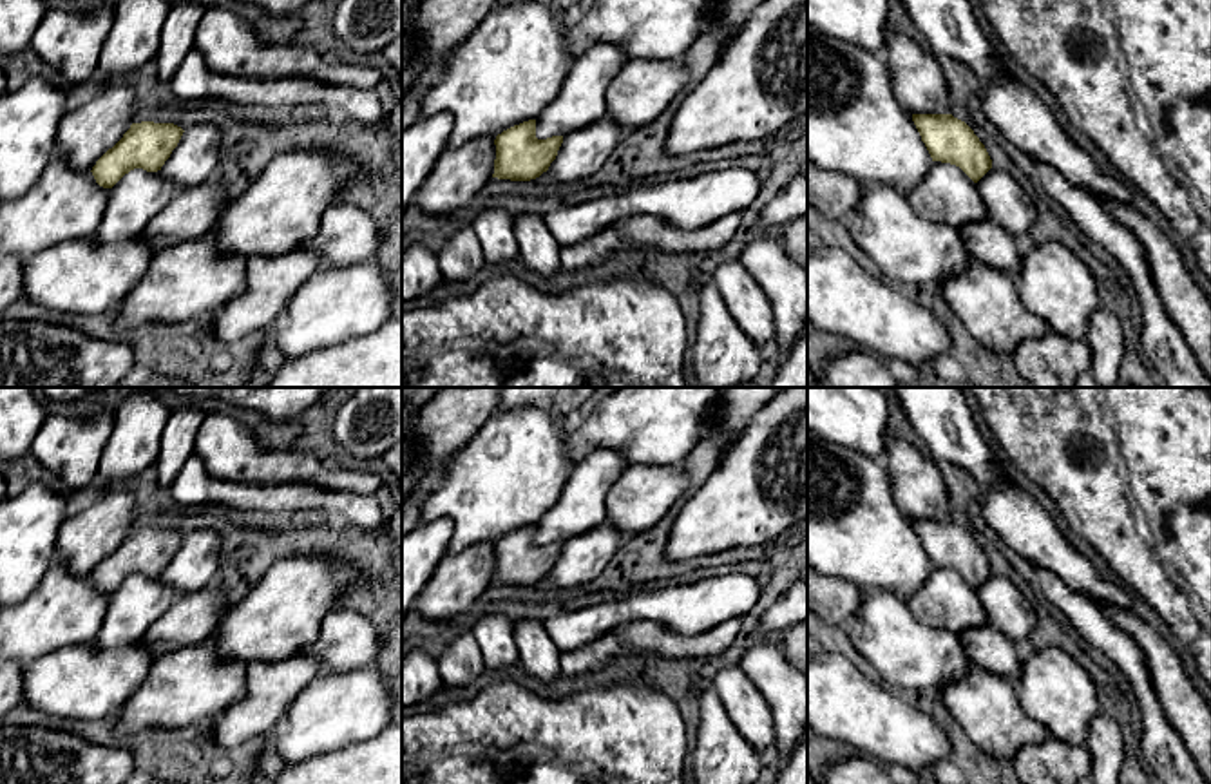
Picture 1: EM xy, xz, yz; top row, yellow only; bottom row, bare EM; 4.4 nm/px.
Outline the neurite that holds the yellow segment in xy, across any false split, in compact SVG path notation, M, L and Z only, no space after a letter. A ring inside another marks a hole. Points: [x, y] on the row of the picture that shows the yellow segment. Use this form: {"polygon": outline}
{"polygon": "M132 123L123 138L92 167L96 183L112 188L134 168L157 172L177 147L183 129L174 123Z"}

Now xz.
{"polygon": "M536 120L514 125L496 136L494 174L498 179L530 181L548 170L563 136L536 138Z"}

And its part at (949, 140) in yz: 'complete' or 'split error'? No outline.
complete

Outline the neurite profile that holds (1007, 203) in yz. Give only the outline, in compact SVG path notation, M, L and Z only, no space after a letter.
M990 168L974 186L992 223L1010 235L1030 234L1037 221L1035 205L1008 172Z

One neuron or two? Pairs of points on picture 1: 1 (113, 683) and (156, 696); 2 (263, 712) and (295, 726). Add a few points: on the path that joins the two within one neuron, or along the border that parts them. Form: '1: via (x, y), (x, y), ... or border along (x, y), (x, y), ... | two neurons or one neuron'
1: border along (154, 659), (142, 685), (114, 714) | two neurons
2: border along (306, 685), (268, 734) | two neurons

